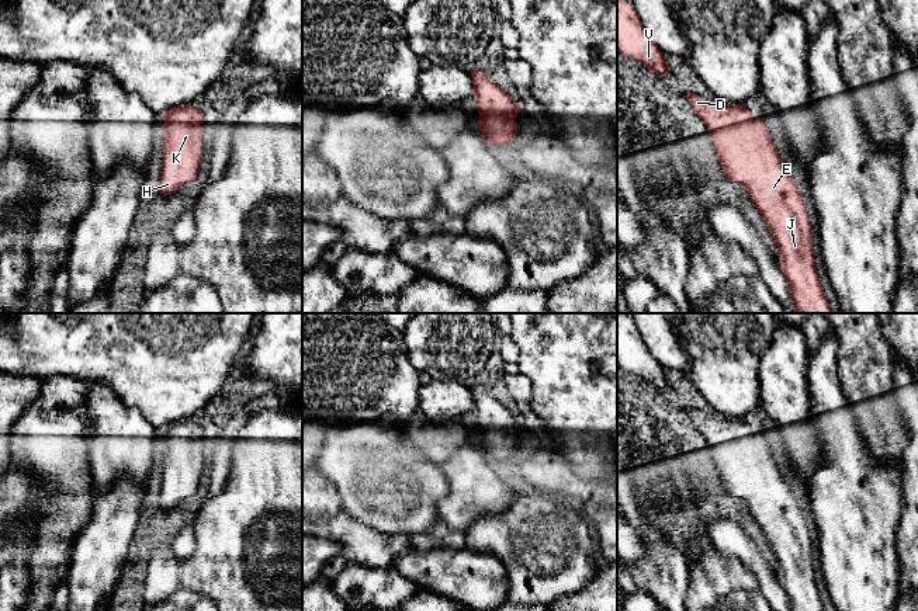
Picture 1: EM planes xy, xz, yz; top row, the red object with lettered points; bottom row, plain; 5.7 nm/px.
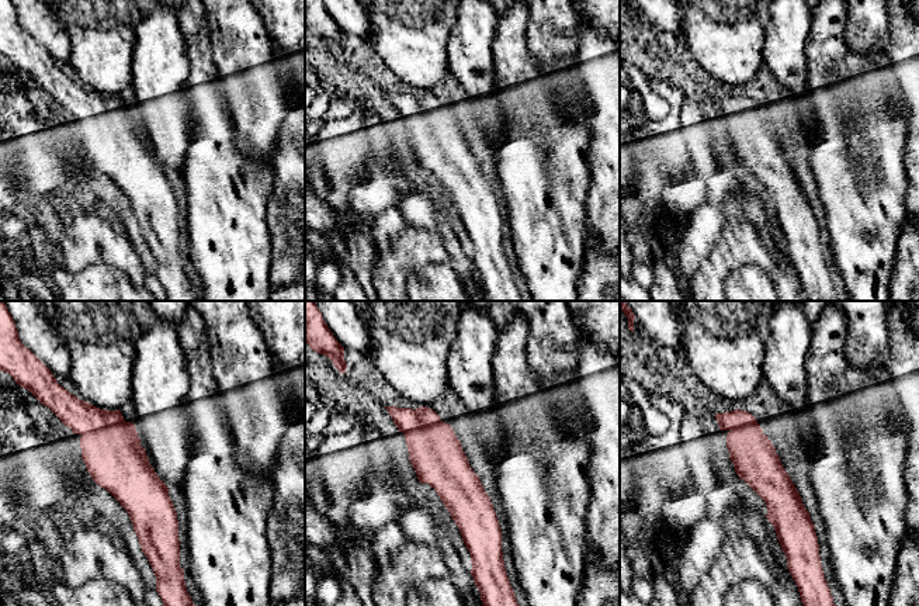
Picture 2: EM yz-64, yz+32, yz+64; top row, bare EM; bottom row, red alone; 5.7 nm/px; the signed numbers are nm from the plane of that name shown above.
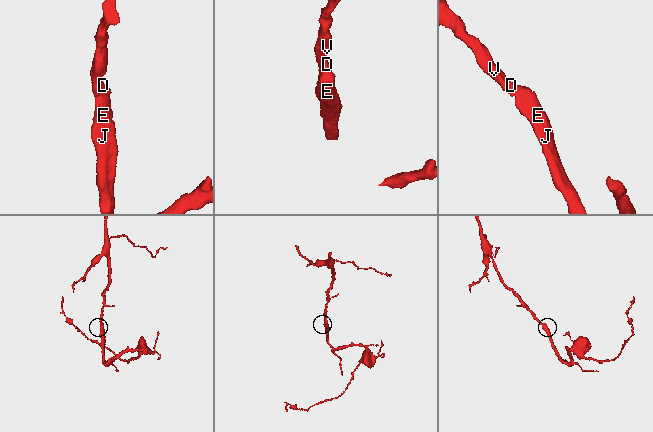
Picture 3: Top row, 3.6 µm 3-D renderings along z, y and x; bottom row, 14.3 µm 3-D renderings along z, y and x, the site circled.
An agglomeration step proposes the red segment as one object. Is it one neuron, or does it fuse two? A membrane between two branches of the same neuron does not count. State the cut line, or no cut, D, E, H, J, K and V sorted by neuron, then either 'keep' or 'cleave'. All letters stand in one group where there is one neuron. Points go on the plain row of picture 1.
cut none; groups D E H J K V; keep

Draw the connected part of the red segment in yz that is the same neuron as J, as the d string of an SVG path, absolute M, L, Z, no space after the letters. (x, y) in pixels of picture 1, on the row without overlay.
M685 412L713 448L725 492L741 499L761 527L780 567L790 611L825 611L814 577L807 520L763 433L754 434L745 420Z

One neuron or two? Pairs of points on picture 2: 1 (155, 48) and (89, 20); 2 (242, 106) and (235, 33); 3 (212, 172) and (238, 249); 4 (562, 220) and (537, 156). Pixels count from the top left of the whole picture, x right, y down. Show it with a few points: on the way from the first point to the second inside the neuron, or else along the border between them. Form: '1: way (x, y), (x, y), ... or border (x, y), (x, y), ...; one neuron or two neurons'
1: border (148, 14), (137, 27), (131, 72); two neurons
2: way (242, 87), (242, 79), (235, 72), (235, 51); one neuron
3: way (226, 191), (228, 229); one neuron
4: way (554, 204), (554, 198), (545, 189), (544, 172); one neuron

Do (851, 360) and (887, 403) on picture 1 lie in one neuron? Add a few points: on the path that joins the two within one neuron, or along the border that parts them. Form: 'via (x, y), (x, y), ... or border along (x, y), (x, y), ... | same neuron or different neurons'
via (862, 371), (866, 375), (868, 384), (876, 392) | same neuron

